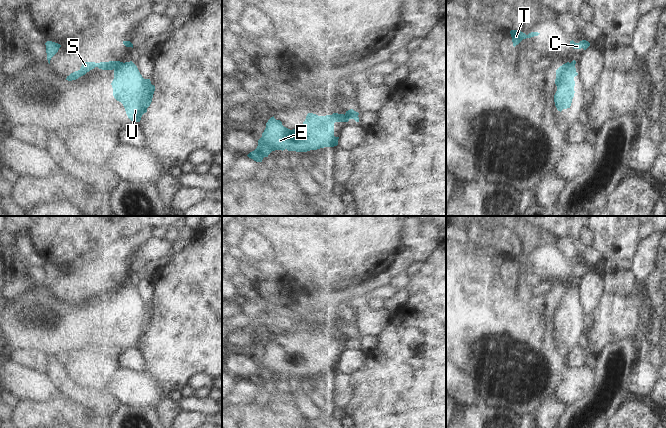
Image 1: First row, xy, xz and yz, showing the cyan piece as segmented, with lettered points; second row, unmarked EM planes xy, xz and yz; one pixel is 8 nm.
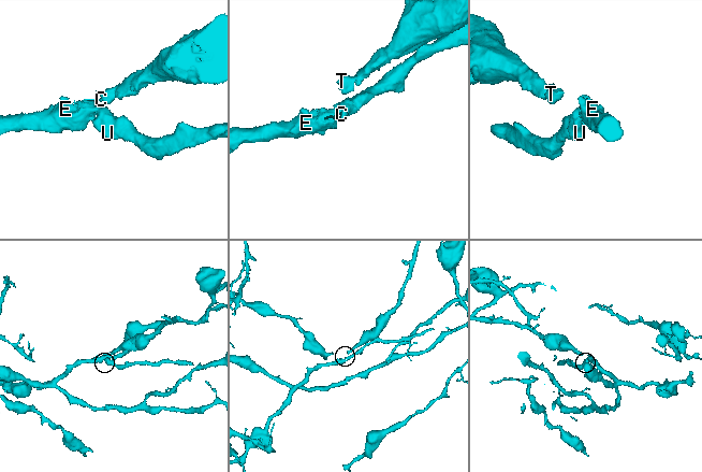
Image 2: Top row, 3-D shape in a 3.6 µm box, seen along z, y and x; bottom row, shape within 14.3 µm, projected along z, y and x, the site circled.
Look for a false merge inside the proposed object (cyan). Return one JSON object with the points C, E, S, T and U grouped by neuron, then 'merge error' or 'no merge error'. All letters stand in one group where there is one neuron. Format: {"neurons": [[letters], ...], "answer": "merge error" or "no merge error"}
{"neurons": [["C", "E", "S", "T"], ["U"]], "answer": "merge error"}

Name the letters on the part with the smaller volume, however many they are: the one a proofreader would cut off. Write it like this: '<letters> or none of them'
U

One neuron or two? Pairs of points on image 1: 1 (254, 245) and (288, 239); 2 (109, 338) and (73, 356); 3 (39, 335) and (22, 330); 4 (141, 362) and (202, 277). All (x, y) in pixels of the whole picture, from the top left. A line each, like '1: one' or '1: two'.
1: two
2: two
3: one
4: two

